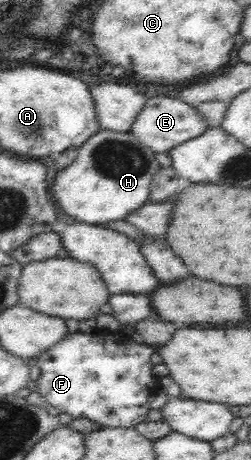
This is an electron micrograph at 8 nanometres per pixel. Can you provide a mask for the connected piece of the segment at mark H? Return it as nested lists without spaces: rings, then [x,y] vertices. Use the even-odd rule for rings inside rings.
[[[100,129],[78,148],[74,162],[57,172],[51,192],[59,208],[77,223],[115,222],[149,201],[151,176],[159,168],[155,152],[130,133]]]

